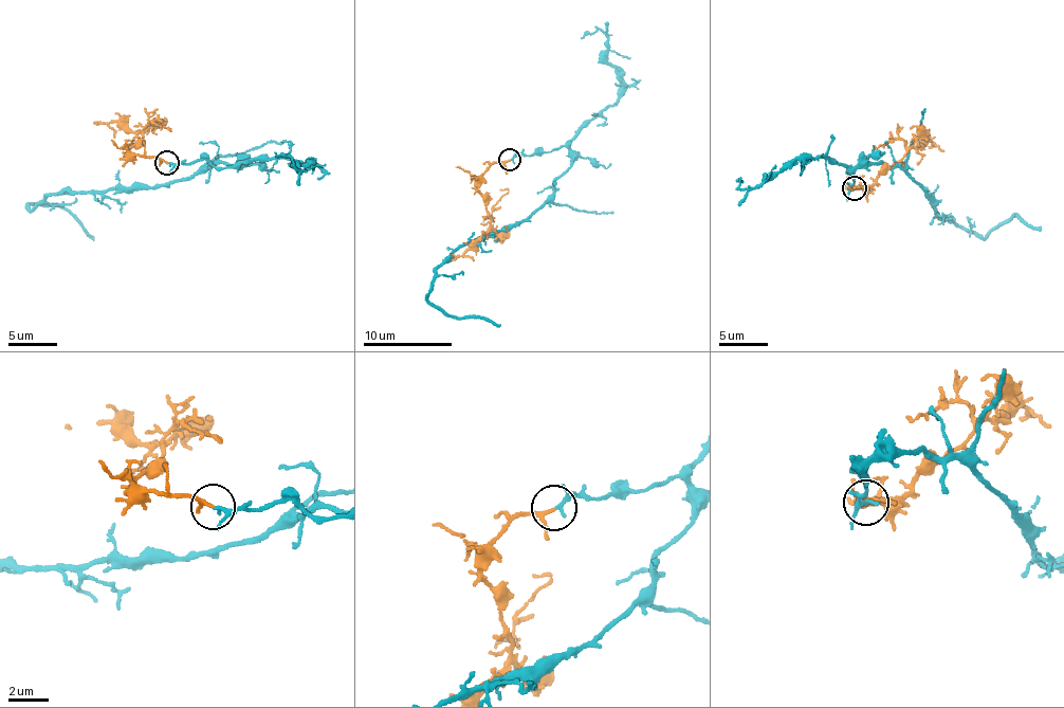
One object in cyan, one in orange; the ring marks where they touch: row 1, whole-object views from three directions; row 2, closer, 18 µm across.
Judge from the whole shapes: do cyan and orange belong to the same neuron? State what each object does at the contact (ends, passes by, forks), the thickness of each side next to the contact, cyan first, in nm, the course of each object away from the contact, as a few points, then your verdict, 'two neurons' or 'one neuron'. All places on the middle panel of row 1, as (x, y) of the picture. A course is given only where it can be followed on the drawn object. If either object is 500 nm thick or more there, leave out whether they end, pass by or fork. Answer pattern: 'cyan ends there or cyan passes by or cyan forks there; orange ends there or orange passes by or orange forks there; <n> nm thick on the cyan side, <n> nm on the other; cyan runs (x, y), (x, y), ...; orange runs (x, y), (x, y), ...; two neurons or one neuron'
cyan passes by; orange passes by; 170 nm thick on the cyan side, 140 nm on the other; cyan runs (510, 160), (563, 146), (571, 166), (523, 220), (463, 243), (436, 269), (427, 297), (446, 314), (500, 326); orange runs (510, 160), (492, 164), (478, 187), (490, 220), (488, 231), (468, 250), (450, 259); one neuron

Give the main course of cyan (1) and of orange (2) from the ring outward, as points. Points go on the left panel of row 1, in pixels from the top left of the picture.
1: (167, 162), (238, 163), (28, 206), (62, 205), (93, 241)
2: (167, 162), (128, 151), (142, 137), (139, 132), (114, 123), (92, 122)

